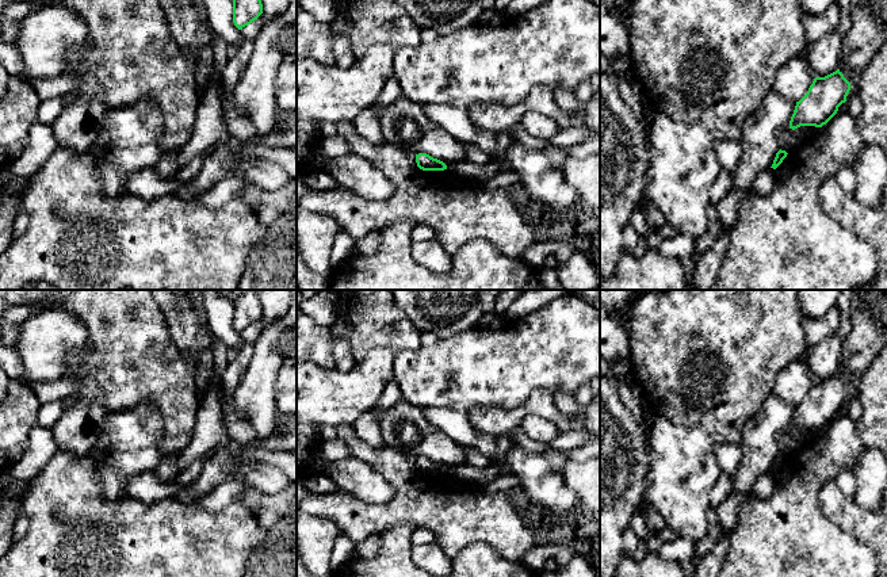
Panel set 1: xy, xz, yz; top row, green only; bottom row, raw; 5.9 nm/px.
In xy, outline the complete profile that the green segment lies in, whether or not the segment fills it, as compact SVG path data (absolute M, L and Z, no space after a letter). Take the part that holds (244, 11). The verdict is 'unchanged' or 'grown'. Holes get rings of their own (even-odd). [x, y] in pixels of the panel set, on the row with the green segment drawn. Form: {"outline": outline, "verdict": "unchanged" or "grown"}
{"outline": "M233 0L233 23L238 30L251 24L261 14L261 0Z", "verdict": "unchanged"}

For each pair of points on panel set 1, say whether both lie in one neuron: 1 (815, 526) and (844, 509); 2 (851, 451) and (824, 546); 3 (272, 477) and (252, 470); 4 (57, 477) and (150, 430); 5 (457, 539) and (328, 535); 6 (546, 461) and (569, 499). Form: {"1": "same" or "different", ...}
{"1": "different", "2": "same", "3": "same", "4": "different", "5": "different", "6": "same"}

